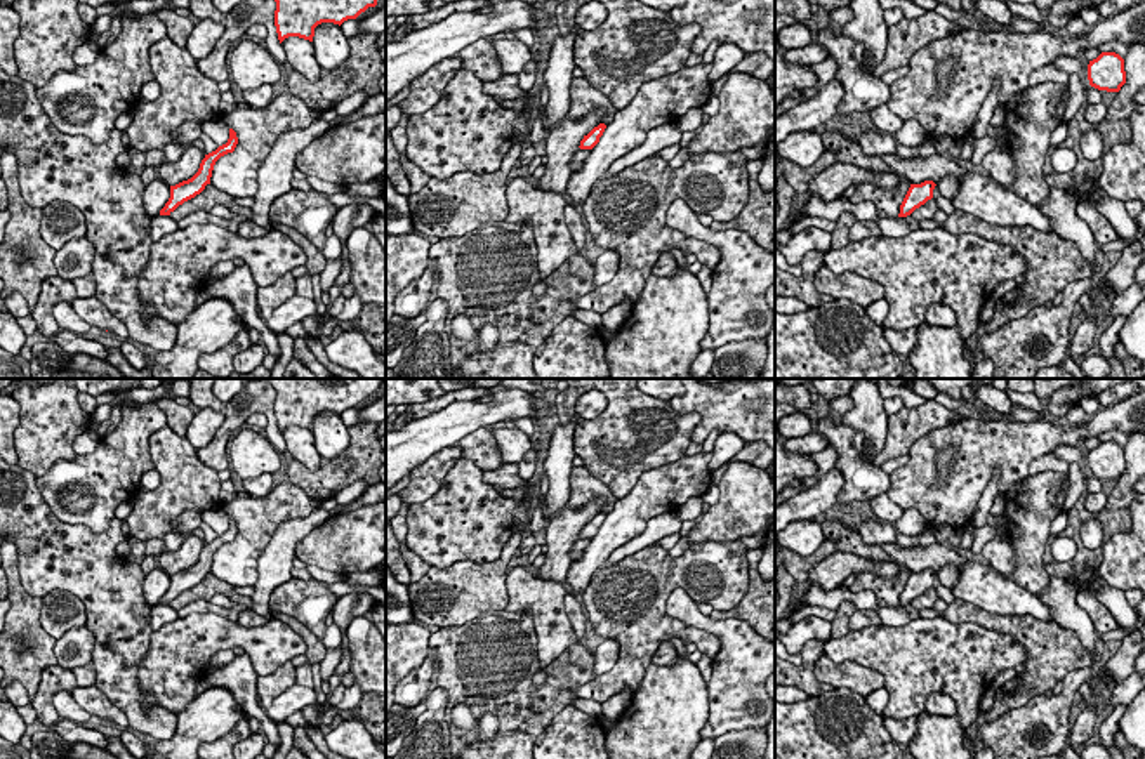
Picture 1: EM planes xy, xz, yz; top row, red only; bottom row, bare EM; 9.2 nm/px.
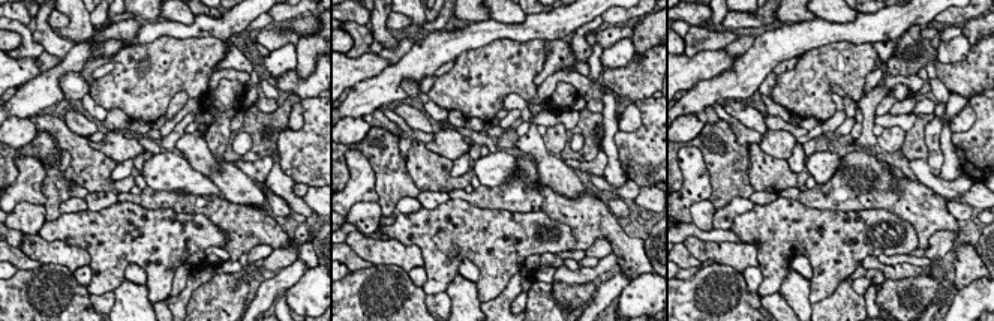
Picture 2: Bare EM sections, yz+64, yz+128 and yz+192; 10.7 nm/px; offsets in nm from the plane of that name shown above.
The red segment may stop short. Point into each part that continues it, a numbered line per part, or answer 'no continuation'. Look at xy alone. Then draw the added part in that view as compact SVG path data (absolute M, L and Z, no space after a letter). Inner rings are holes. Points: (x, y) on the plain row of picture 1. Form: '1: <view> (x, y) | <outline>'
no continuation

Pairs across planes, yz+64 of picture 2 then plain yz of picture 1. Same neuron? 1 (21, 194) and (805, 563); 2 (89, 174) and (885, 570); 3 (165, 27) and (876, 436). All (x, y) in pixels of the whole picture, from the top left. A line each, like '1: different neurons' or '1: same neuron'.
1: different neurons
2: different neurons
3: different neurons

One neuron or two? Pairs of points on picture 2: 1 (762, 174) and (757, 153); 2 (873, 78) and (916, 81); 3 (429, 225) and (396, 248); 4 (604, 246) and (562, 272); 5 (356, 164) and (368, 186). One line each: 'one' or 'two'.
1: one
2: two
3: two
4: two
5: one

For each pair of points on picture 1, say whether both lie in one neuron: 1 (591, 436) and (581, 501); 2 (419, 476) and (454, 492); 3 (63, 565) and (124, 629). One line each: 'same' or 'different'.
1: different
2: different
3: same

